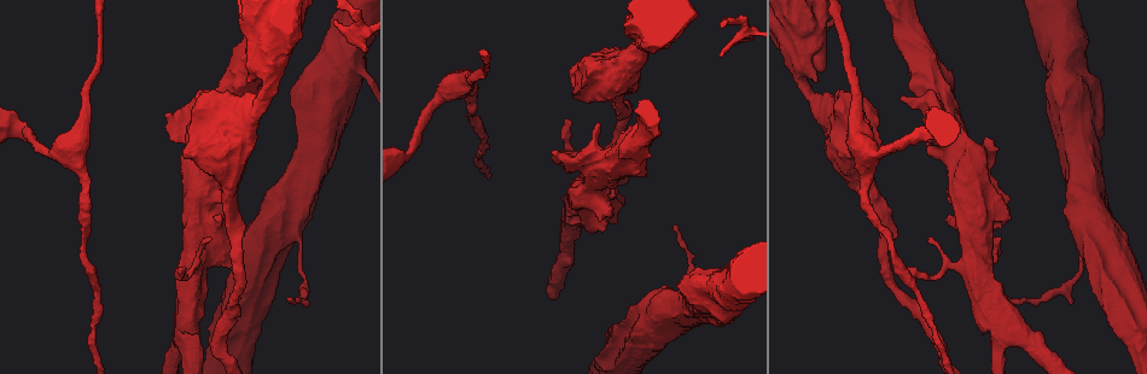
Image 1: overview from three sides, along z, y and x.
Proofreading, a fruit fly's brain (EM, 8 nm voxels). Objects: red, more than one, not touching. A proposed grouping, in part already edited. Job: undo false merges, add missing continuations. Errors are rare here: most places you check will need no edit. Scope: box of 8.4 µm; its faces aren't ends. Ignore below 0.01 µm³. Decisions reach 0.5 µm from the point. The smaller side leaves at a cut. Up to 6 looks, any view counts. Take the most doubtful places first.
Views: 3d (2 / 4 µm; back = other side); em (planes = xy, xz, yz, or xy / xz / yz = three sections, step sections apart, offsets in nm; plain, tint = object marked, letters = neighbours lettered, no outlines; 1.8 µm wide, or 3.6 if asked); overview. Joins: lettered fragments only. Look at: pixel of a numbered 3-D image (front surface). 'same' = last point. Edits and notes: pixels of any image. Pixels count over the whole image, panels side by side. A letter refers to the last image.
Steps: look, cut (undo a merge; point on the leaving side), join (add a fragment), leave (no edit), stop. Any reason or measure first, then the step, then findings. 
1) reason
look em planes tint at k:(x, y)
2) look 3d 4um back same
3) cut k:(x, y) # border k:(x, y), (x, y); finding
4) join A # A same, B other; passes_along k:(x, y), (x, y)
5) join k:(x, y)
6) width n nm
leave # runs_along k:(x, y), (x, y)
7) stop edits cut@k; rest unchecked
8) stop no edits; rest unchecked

an open end
look 3d 4um at 1:(735, 43)

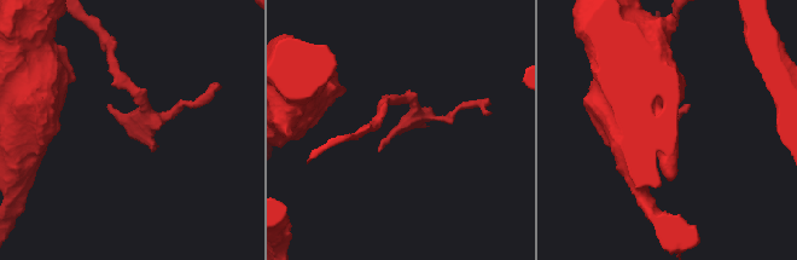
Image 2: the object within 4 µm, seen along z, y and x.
need the tissue
look em yz step 4 tint at 2:(401, 133)

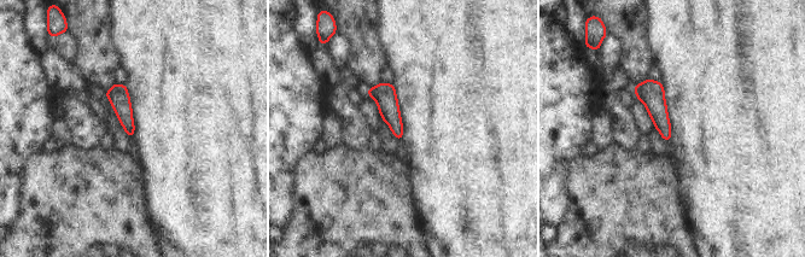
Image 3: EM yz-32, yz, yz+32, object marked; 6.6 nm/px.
look em planes letters same

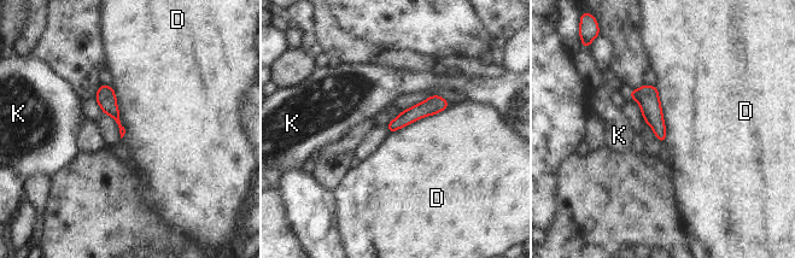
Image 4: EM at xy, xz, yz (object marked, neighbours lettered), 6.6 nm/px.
longest_contact D 460 nm
leave # D other, K other; none of them fits

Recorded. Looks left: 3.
free end
look 3d 2um at 1:(565, 120)

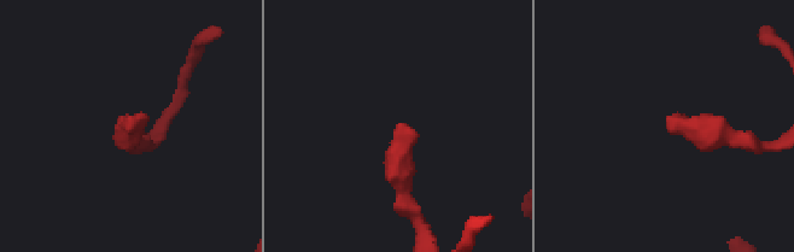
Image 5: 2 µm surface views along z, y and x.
shape alone is not enough
look em xy step 8 letters at 5:(132, 119)

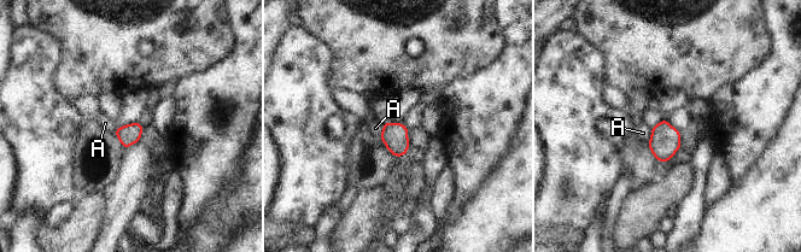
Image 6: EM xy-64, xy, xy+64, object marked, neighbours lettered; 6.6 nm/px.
cut it another way
look em planes letters same

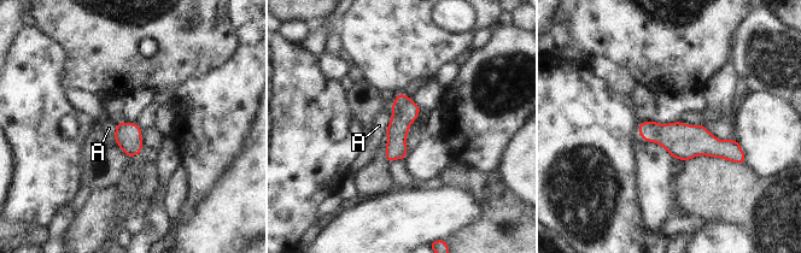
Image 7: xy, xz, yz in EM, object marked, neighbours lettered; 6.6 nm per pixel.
leave # A other; runs_along 7:(642, 127), (738, 154); none of them fits

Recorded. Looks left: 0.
stop no edits; rest unchecked

